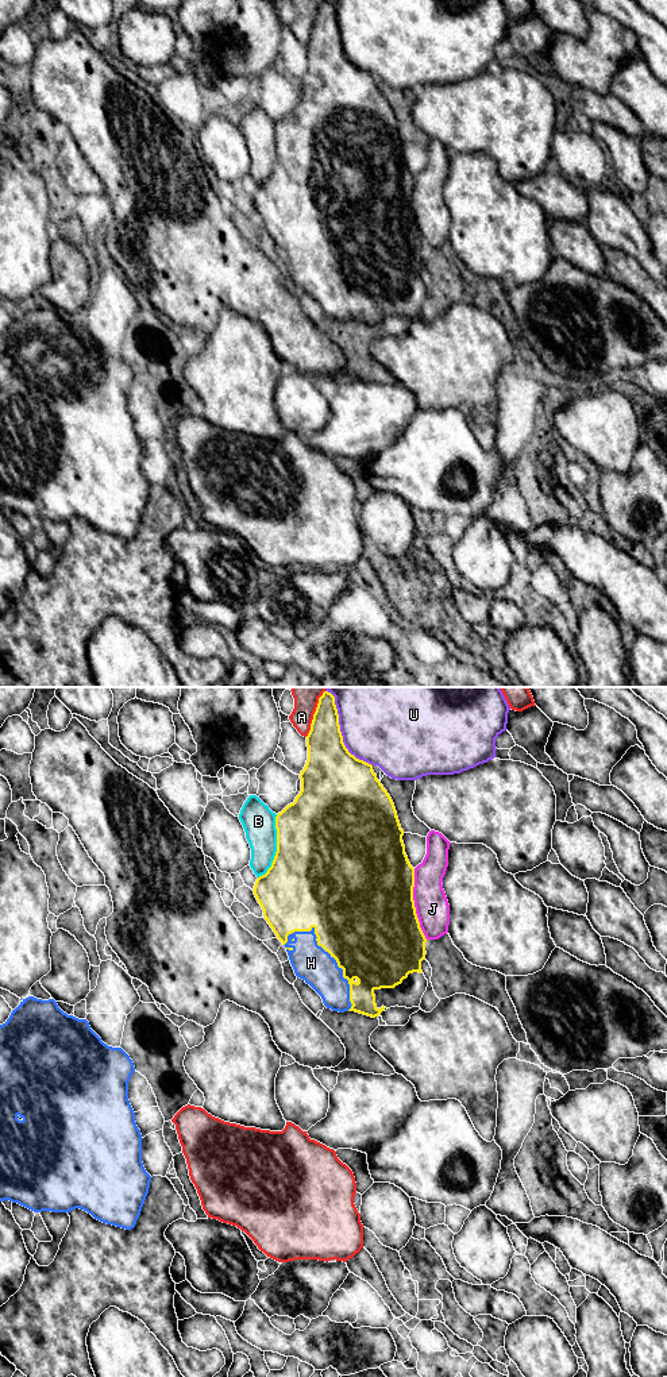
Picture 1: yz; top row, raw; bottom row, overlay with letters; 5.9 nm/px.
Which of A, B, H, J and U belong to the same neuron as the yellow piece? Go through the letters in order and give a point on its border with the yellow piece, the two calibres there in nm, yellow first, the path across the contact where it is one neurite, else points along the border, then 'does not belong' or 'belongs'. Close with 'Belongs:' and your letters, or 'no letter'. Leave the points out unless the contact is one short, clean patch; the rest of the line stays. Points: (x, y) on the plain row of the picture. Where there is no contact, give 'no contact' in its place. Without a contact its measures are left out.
A: meets yellow in yz at (313, 23); 240 nm thick on the yellow side, 140 nm on the other; does not belong
B: meets yellow in yz at (277, 155); 500 nm thick on the yellow side, 190 nm on the other; does not belong
H: meets yellow in yz at (332, 265); 500 nm thick on the yellow side, 220 nm on the other; belongs
J: meets yellow in yz at (413, 212); 500 nm thick on the yellow side, 200 nm on the other; does not belong
U: meets yellow in yz at (340, 41); 320 nm thick on the yellow side, 440 nm on the other; does not belong
Belongs: H

